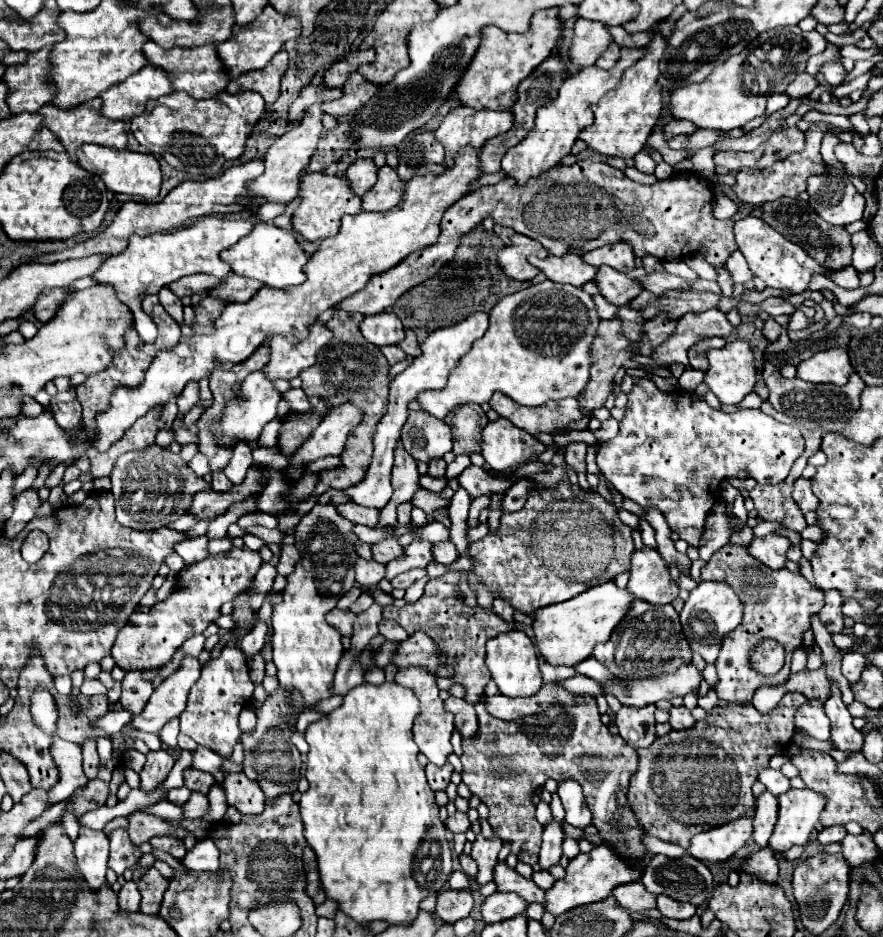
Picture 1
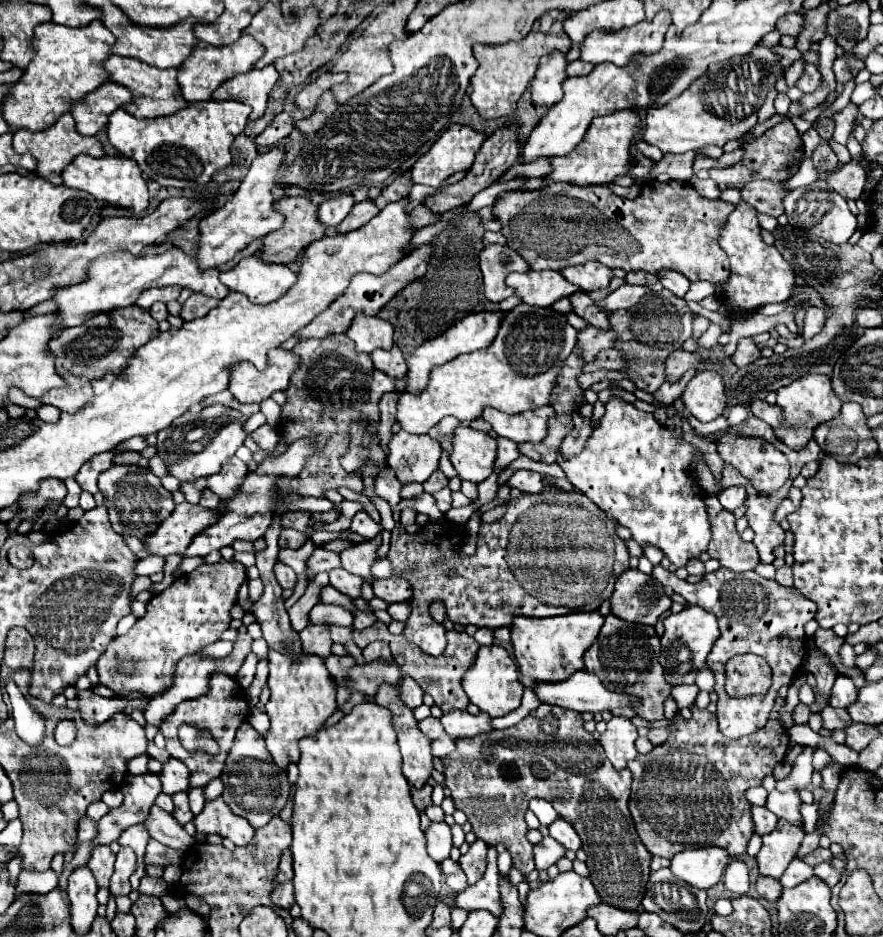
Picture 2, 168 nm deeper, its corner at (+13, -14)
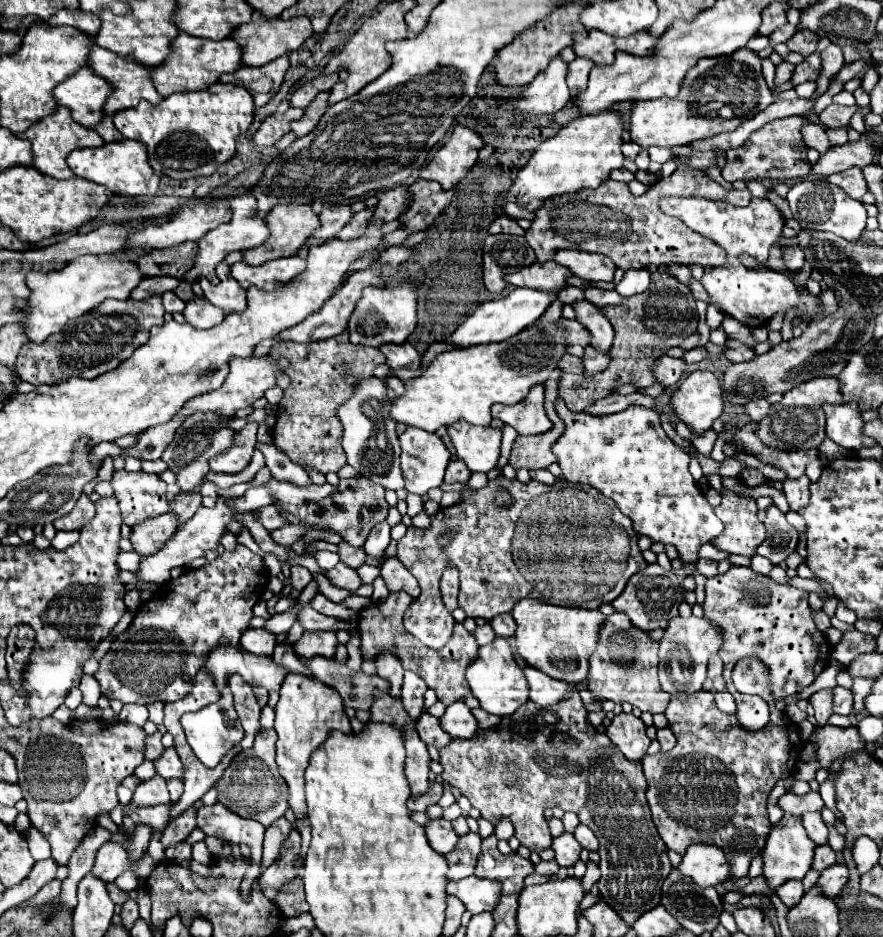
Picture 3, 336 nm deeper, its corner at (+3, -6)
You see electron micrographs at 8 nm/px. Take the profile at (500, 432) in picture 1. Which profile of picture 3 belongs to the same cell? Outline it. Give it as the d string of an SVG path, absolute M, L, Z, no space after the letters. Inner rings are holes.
M459 420L449 426L449 436L457 450L457 458L461 458L471 472L489 472L497 466L501 448L499 428L473 426Z

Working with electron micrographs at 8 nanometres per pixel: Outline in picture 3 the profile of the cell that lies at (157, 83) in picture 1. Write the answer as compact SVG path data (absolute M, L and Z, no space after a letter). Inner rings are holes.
M83 68L61 82L53 90L53 96L59 106L67 106L71 110L75 122L85 128L95 128L105 116L103 106L111 92L111 82L93 74L91 68Z

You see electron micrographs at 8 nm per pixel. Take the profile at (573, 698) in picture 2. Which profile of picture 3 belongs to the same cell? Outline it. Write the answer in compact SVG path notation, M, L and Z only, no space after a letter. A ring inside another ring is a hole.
M527 666L525 670L525 678L529 682L529 694L531 700L541 706L541 708L549 708L557 702L561 702L561 698L565 694L571 692L579 692L579 684L565 684L565 682L557 682L553 678L549 678L547 674L541 674L539 670L533 670L531 666Z

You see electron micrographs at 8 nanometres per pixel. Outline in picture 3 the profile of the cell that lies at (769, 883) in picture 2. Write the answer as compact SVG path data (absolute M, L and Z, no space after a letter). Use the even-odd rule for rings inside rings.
M793 880L793 882L785 882L785 886L781 886L781 888L777 888L775 890L777 892L777 896L783 900L783 904L785 906L795 906L799 900L801 900L801 896L803 896L803 884L801 884L801 880Z

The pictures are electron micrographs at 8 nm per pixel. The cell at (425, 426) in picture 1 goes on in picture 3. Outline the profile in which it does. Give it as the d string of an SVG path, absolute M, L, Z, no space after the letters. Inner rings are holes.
M407 428L401 436L401 470L405 488L413 494L427 494L427 490L441 486L445 468L449 464L449 450L443 440L421 428Z

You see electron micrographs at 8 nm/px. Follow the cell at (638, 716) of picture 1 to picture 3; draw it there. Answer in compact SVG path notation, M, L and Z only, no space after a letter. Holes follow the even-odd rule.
M625 712L609 720L605 734L617 748L621 748L621 752L629 760L641 760L651 742L649 736L645 734L643 720L633 714L625 714Z

